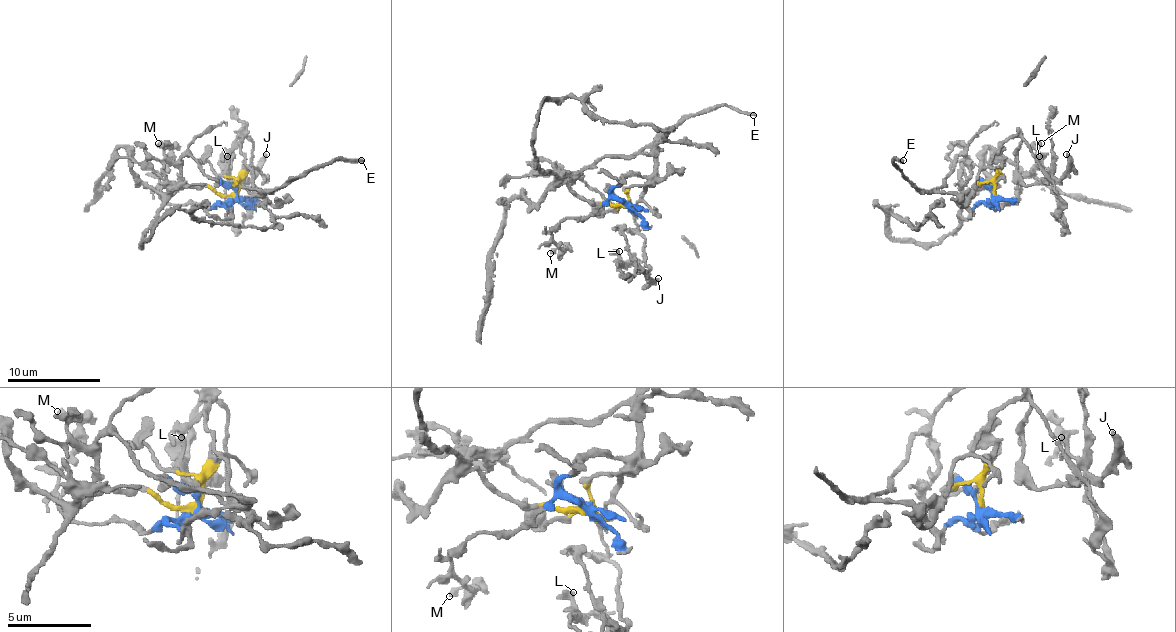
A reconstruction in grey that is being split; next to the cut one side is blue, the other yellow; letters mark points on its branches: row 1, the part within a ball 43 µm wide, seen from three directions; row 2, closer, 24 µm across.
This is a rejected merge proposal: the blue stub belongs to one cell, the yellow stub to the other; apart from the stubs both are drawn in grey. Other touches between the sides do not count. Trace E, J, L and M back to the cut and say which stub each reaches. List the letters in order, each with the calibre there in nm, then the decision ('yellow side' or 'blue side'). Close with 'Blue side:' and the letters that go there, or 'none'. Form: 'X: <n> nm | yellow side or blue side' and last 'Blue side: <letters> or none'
E: 260 nm | blue side
J: 360 nm | blue side
L: 260 nm | blue side
M: 320 nm | blue side
Blue side: E, J, L, M

